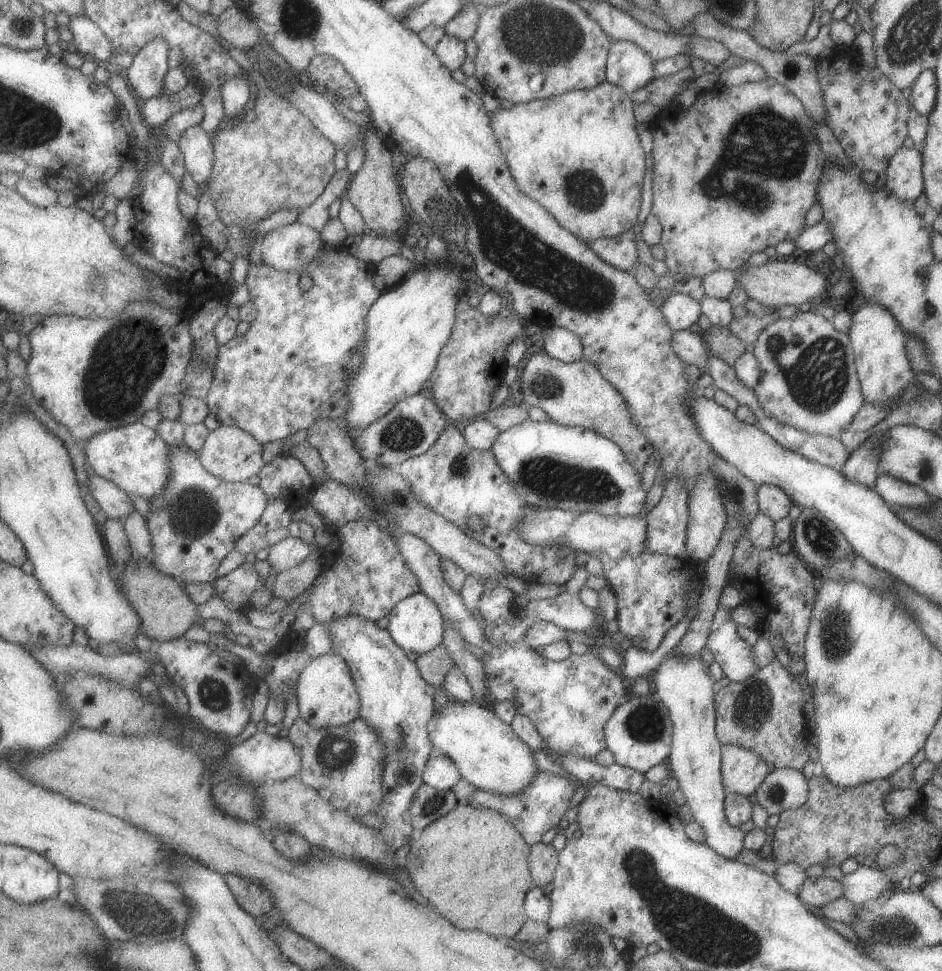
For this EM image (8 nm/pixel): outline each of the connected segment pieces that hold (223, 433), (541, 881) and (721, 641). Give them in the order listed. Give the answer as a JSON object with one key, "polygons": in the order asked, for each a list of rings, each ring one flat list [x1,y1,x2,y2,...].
{"polygons":[[[221,425,216,431,212,431,201,452,201,460,207,470,226,480,227,482,240,483,249,480,251,476,260,474,266,466,263,460,263,444,250,432,238,426]],[[549,843,534,844,530,852,530,865,534,886,551,884,560,865,560,852]],[[718,608,711,621,710,631,706,638,706,647,711,651,714,661,722,668,724,676,733,682,745,680,747,677,755,674,755,671,758,669,753,659,751,647,737,636,737,627,738,625,729,617,729,611]]]}

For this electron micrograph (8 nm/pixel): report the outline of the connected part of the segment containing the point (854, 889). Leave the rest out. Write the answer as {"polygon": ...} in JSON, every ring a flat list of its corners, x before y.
{"polygon":[[858,865,851,873,843,874,839,881,842,896,854,905,876,899,881,890,891,887,883,870]]}

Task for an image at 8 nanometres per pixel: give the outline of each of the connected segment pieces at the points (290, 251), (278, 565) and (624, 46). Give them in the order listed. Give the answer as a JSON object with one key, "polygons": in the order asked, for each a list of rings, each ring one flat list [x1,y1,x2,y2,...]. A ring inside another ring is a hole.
{"polygons":[[[297,221,268,232,262,240,261,256,280,271,305,270,322,247,319,231]],[[291,535,272,546,269,549,267,559,279,574,305,562,305,559,313,550,316,550,316,548]],[[611,41,606,58,606,80,622,88,628,95,651,79,655,78,652,58,638,46,629,41]]]}

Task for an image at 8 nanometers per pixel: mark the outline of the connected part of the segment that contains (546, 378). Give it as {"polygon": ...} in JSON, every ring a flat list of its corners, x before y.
{"polygon":[[547,352,534,353,519,373,524,404,541,408,556,423,599,433,613,441,642,474,652,456,651,443,637,428,621,394,589,361,566,363]]}

